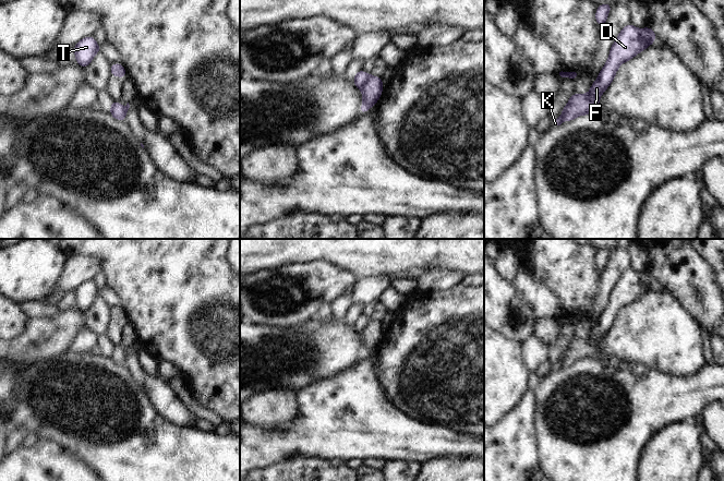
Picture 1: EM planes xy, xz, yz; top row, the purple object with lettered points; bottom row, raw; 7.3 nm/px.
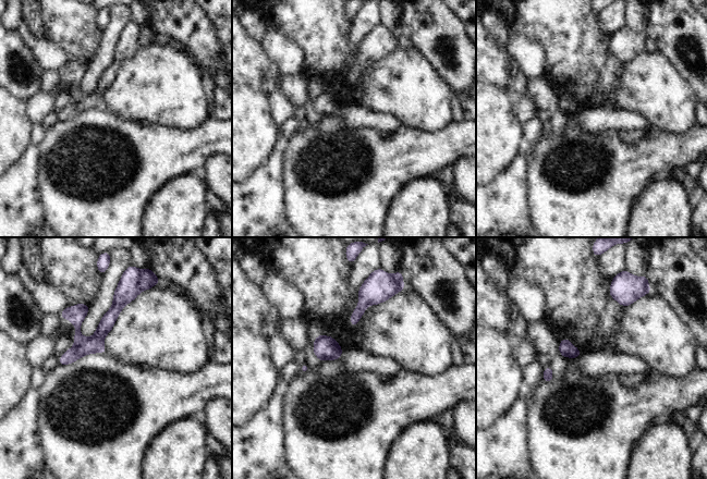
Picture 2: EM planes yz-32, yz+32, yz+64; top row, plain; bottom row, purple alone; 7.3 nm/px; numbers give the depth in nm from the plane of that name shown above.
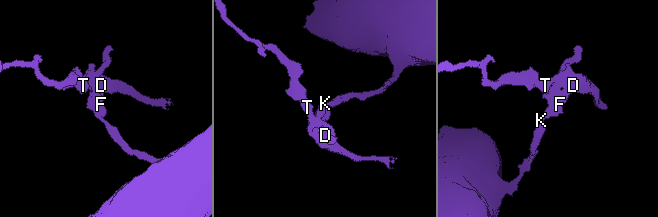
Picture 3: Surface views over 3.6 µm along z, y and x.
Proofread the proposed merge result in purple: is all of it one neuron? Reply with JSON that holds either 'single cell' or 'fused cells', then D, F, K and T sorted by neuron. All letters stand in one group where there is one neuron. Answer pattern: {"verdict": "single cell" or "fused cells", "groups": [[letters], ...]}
{"verdict": "fused cells", "groups": [["D", "F", "T"], ["K"]]}

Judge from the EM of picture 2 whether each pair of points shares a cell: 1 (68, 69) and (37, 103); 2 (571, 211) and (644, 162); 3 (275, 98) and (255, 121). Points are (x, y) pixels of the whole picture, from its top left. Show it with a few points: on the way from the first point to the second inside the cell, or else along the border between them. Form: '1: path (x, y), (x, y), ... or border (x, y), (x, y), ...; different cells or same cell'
1: path (68, 80), (48, 100); same cell
2: path (589, 193), (604, 189), (625, 171); same cell
3: border (264, 95), (267, 99), (269, 113), (278, 127); different cells

